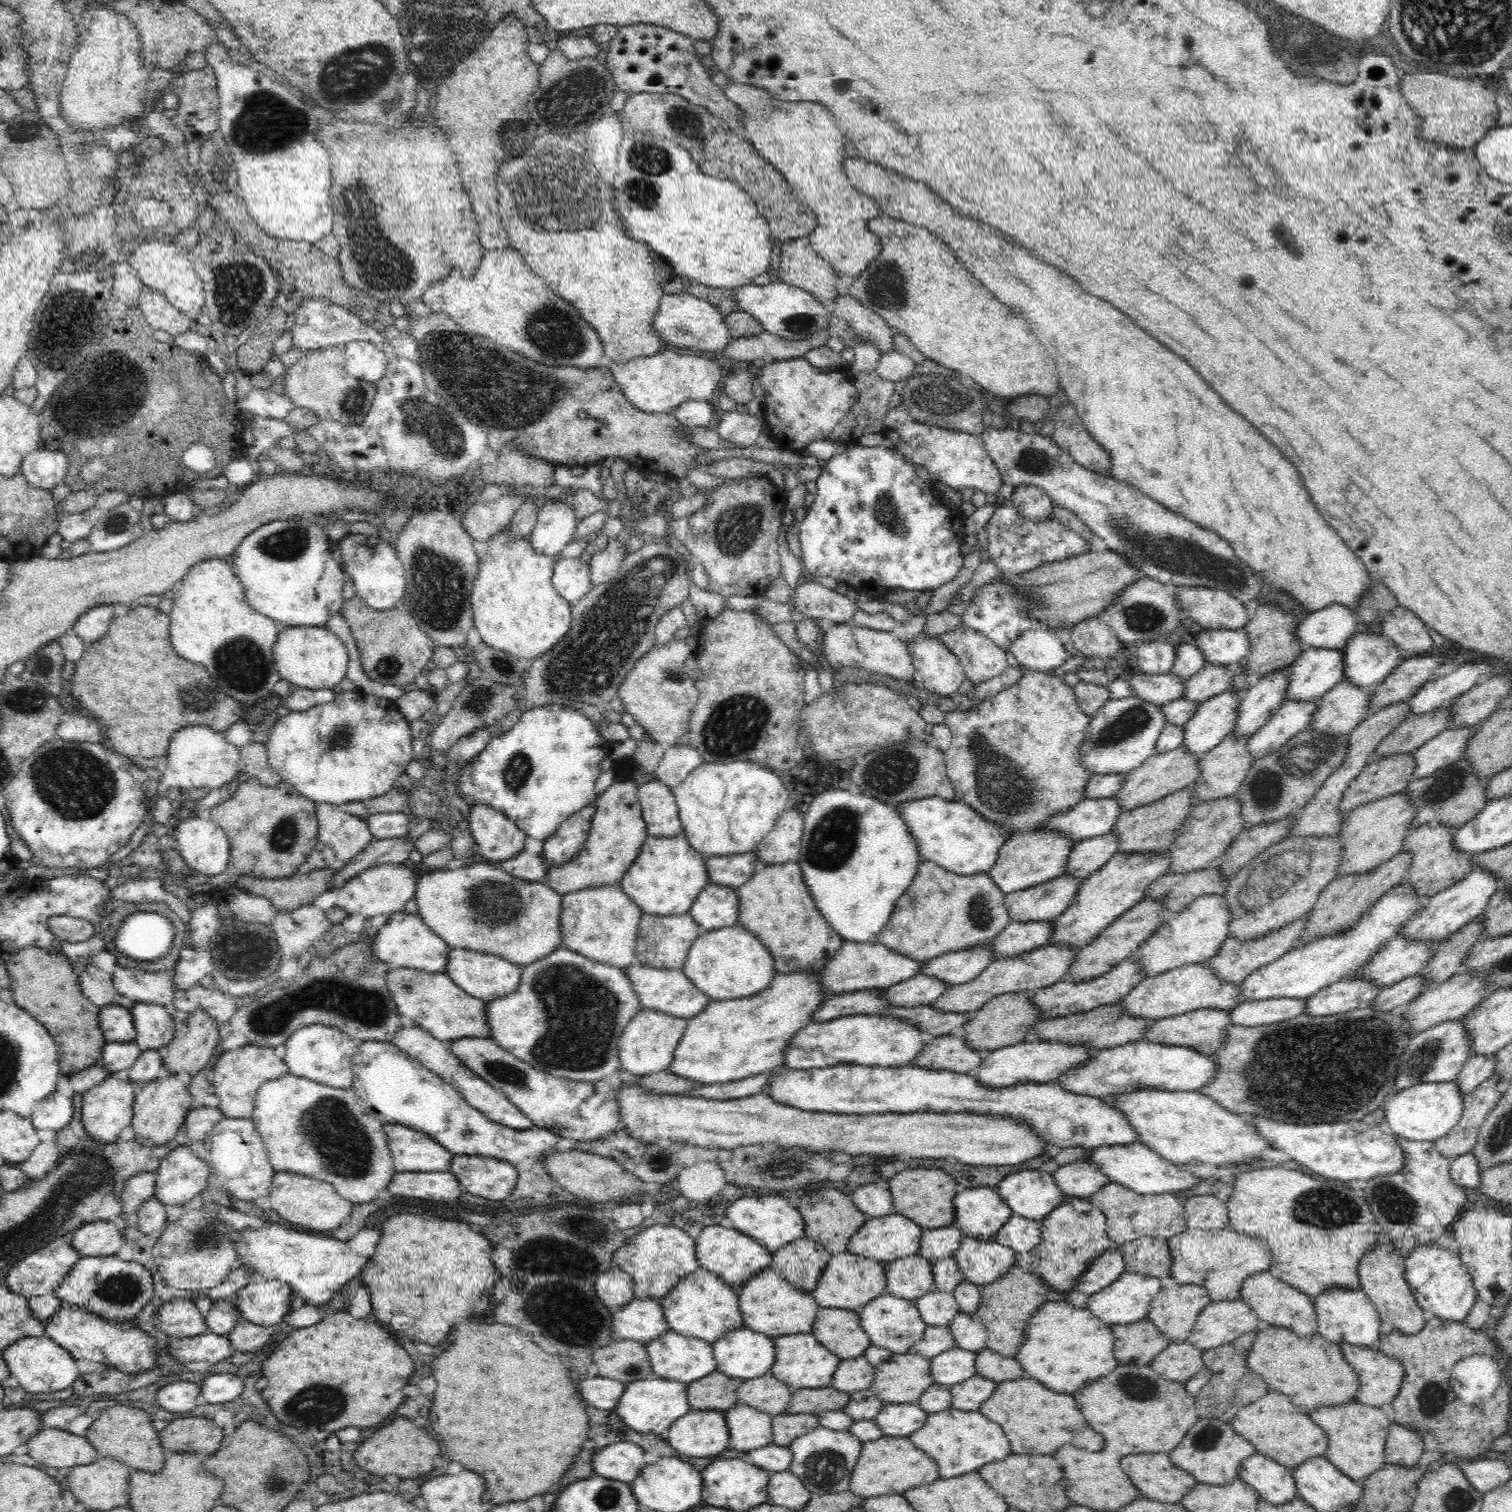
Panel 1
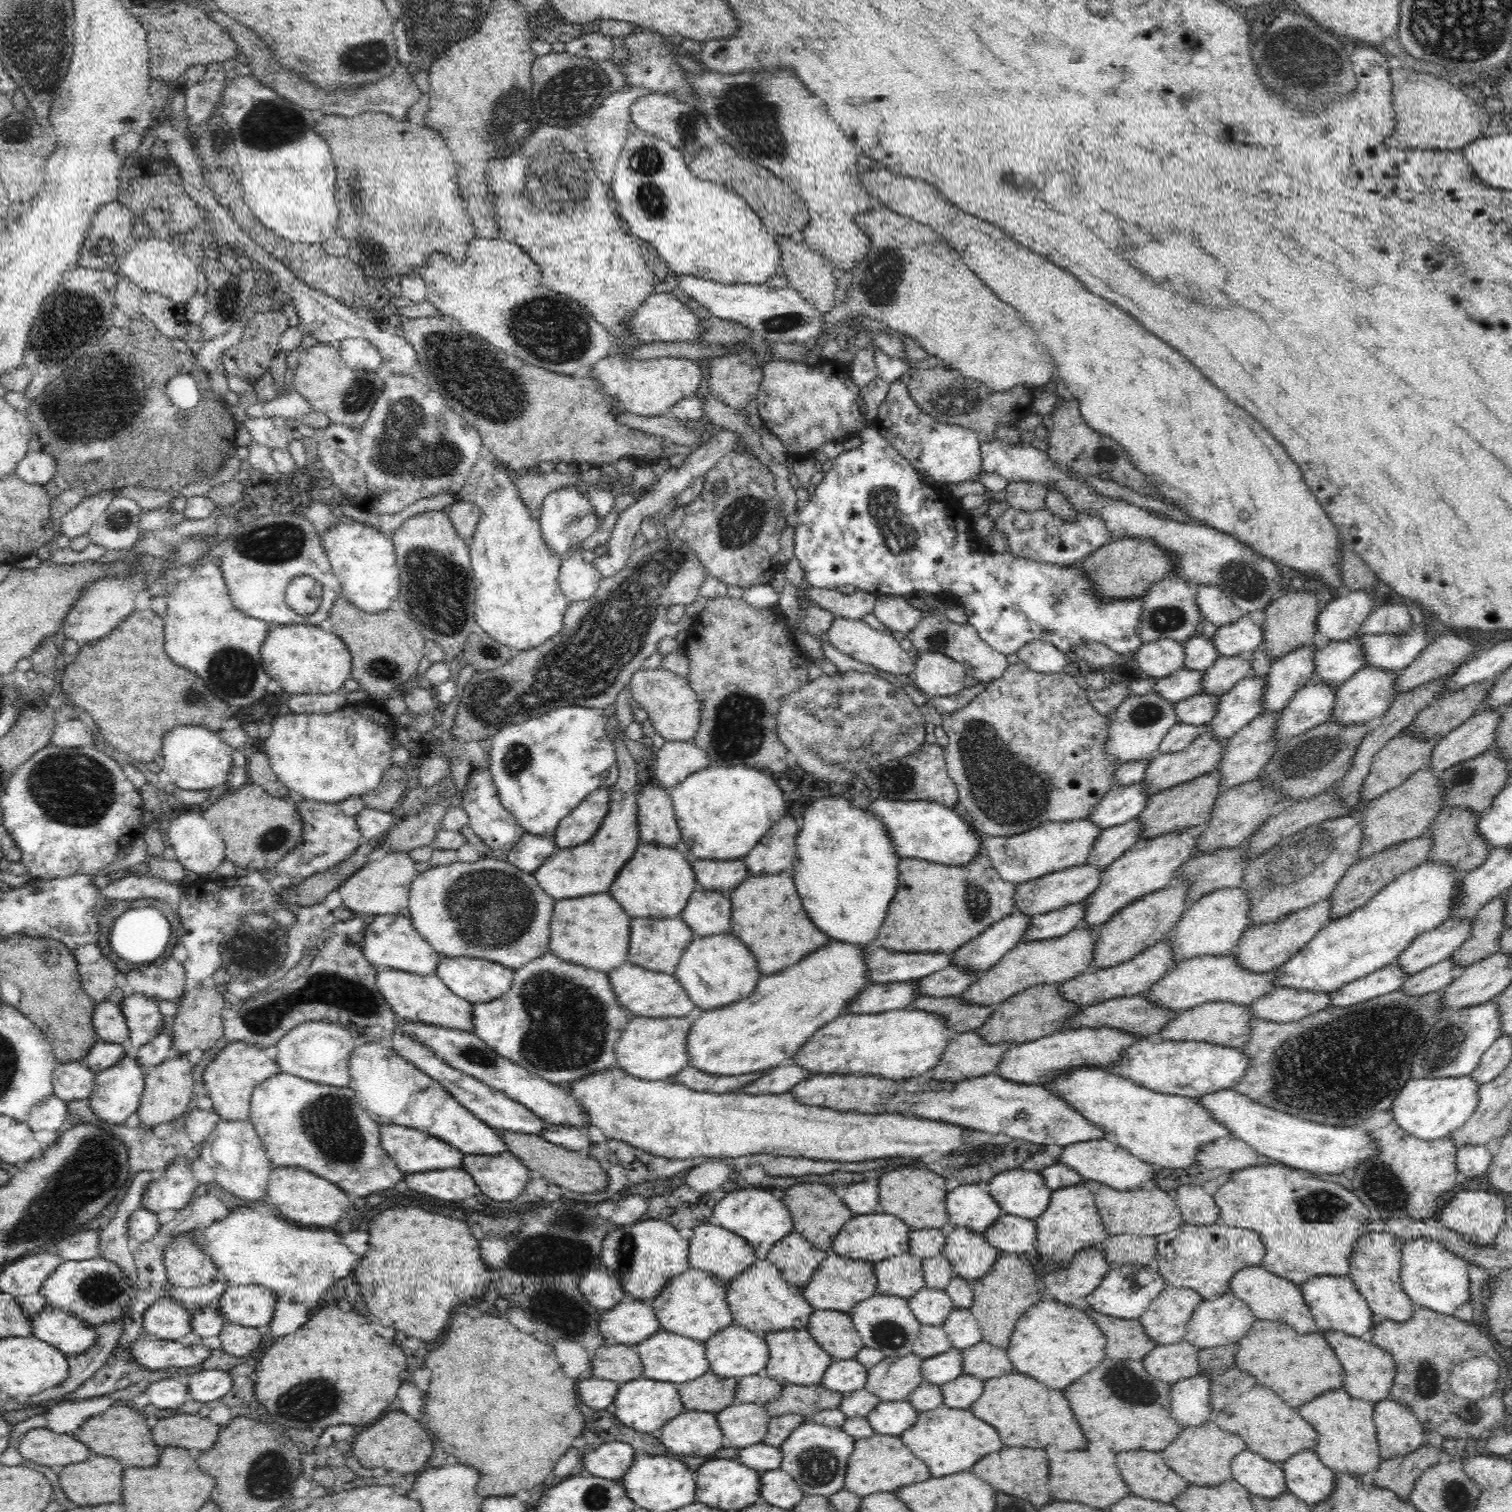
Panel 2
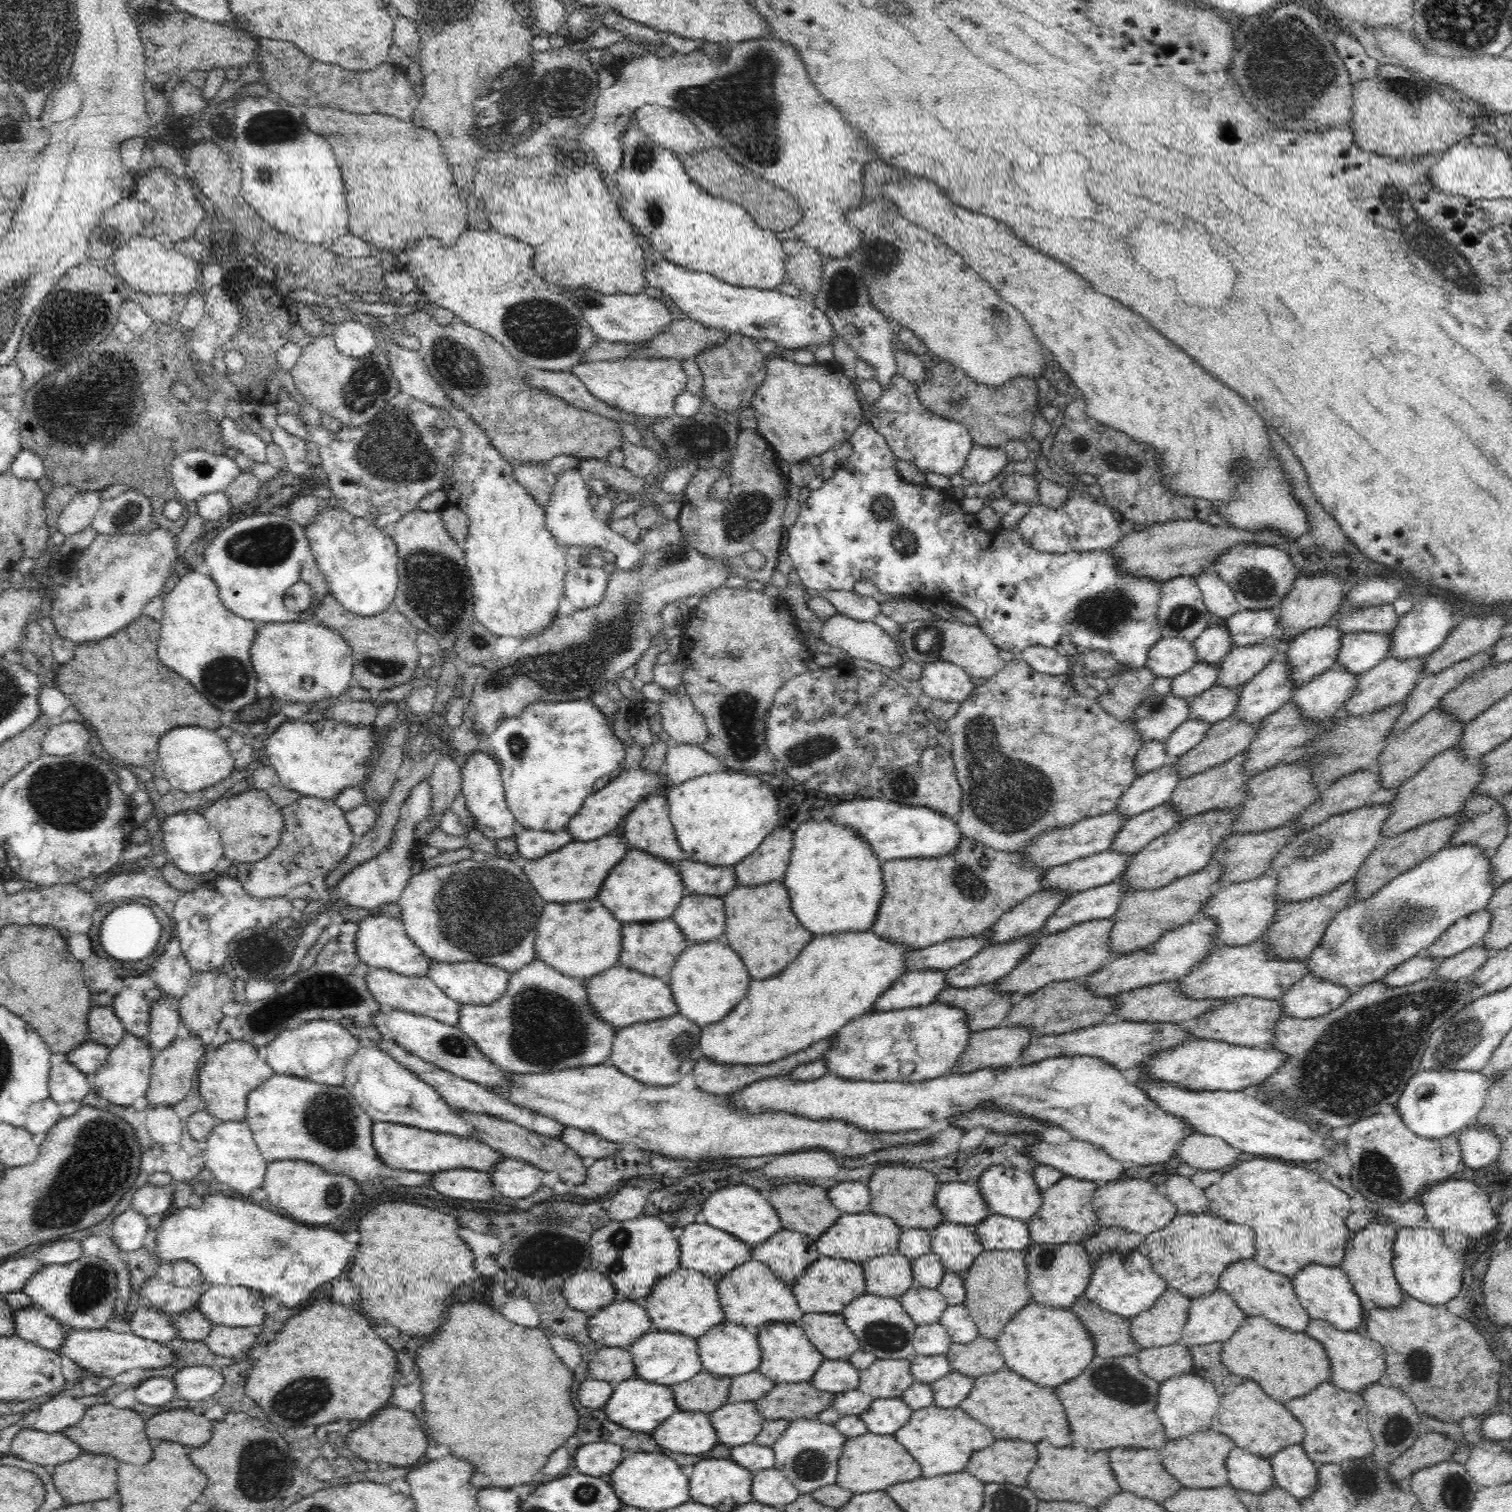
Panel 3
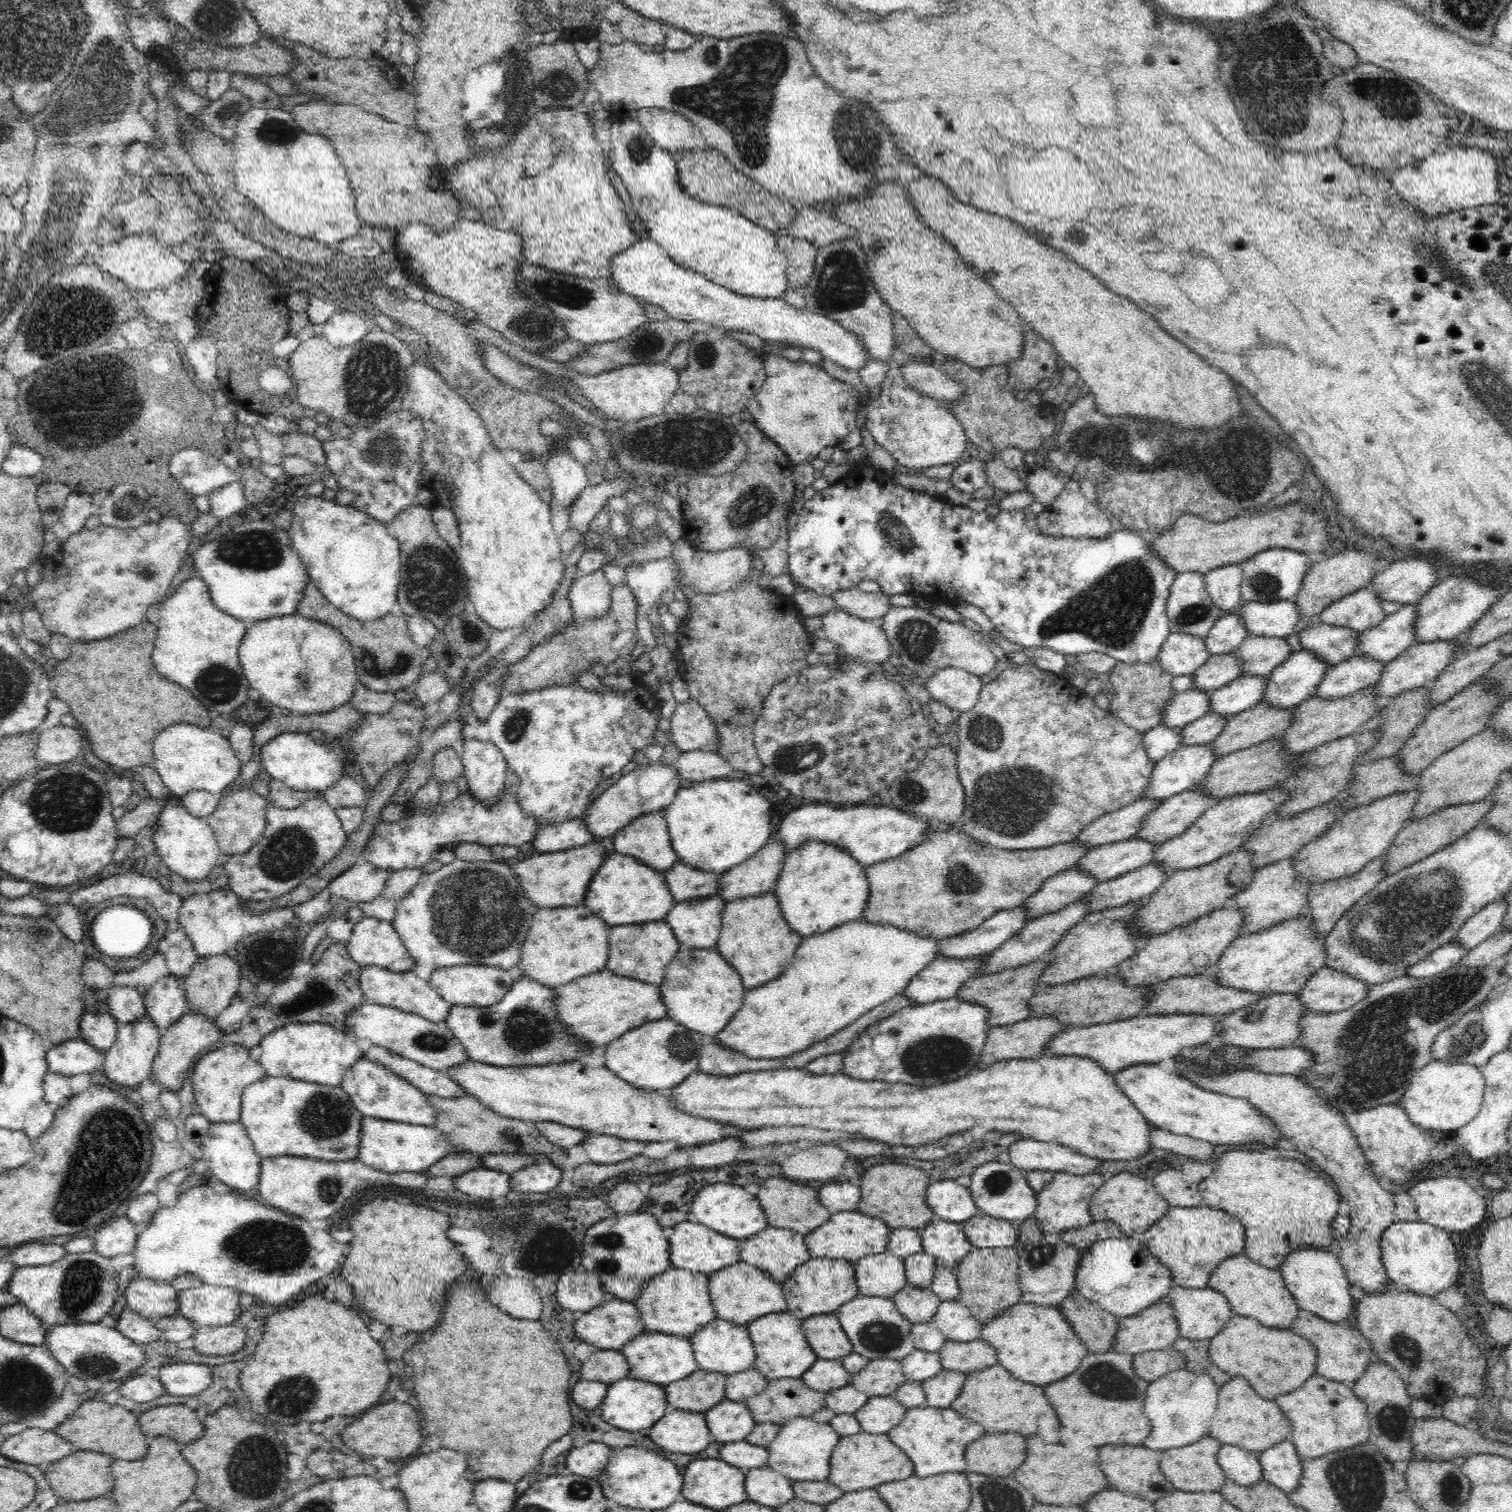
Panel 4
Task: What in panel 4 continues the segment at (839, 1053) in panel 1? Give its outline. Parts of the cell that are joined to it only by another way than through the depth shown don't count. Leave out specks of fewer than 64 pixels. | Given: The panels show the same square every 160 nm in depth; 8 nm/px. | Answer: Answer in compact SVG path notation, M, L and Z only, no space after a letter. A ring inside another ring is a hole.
M950 998L902 1008L866 1028L846 1048L845 1075L856 1080L874 1080L912 1086L936 1086L973 1072L988 1038L988 1008L964 999Z

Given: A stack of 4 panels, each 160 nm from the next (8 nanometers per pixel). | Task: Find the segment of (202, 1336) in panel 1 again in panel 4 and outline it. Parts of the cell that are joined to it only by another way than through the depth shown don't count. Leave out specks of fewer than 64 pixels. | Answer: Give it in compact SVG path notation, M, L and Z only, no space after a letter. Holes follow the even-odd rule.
M96 1323L53 1325L47 1328L45 1345L53 1352L58 1362L72 1377L82 1378L85 1381L94 1378L100 1382L118 1380L134 1375L134 1370L145 1363L144 1347L136 1344L115 1328L109 1328Z

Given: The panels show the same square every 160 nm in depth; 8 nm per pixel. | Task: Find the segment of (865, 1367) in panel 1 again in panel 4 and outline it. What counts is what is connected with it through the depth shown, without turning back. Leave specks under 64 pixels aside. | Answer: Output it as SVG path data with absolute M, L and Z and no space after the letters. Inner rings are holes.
M816 1359L801 1379L808 1388L824 1393L851 1384L852 1374L843 1367L842 1361Z

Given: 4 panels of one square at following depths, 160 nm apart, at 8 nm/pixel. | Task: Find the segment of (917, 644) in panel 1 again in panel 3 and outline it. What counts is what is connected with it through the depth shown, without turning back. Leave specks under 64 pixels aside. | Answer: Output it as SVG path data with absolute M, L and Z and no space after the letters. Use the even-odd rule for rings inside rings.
M933 661L923 666L916 690L931 699L964 703L975 689L964 669L947 661Z

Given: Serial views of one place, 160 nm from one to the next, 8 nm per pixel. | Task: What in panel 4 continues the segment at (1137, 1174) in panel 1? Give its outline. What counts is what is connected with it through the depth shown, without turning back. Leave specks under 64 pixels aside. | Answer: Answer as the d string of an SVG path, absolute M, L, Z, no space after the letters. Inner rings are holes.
M1023 1138L1009 1146L1009 1154L1010 1162L1025 1172L1044 1170L1053 1174L1066 1172L1075 1176L1088 1176L1097 1172L1096 1168L1102 1163L1100 1159L1074 1152L1060 1143Z

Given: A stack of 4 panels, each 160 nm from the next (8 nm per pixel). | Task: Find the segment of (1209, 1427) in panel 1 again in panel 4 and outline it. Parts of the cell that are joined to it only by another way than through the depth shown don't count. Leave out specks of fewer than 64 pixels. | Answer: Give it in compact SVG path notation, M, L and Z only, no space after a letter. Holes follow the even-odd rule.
M1206 1436L1194 1444L1180 1448L1168 1448L1160 1458L1160 1468L1164 1476L1174 1484L1176 1490L1184 1492L1216 1492L1221 1489L1227 1476L1218 1464L1217 1454L1222 1443L1211 1436Z

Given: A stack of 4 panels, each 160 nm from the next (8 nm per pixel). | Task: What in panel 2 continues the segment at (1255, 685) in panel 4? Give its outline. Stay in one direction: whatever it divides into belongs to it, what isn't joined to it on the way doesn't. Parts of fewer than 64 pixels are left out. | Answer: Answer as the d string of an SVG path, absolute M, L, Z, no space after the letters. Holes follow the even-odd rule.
M1206 692L1189 697L1187 700L1175 704L1176 720L1203 728L1216 716L1220 700L1221 696Z

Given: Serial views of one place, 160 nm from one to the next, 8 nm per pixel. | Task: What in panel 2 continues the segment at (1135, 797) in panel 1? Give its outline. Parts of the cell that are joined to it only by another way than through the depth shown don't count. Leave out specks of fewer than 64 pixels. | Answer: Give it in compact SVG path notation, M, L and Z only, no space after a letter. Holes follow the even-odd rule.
M1205 726L1201 728L1200 736L1195 738L1188 748L1170 754L1162 754L1158 752L1151 757L1151 764L1149 765L1145 778L1142 780L1146 793L1148 793L1148 796L1152 796L1161 790L1175 787L1183 782L1193 780L1194 778L1217 770L1217 765L1220 760L1222 760L1222 756L1224 756L1226 746L1228 746L1228 739L1220 739L1220 737L1216 737L1216 735L1212 733L1212 727Z

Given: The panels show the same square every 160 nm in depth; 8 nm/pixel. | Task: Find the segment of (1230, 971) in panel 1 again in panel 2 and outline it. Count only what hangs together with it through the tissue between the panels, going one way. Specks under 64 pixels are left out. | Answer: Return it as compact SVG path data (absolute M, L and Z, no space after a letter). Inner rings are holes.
M1330 898L1320 900L1308 908L1293 912L1277 921L1248 927L1240 936L1240 942L1235 947L1233 954L1236 954L1240 967L1244 967L1248 971L1257 973L1274 971L1282 966L1288 958L1304 948L1330 920Z

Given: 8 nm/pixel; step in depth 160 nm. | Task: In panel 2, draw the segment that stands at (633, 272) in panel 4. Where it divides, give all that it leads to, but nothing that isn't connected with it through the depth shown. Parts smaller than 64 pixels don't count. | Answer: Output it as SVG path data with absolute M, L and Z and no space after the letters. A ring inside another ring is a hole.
M679 275L676 277L677 287L694 299L698 304L711 312L712 317L723 318L740 322L746 328L765 337L766 341L783 343L806 343L812 338L822 339L822 318L823 314L812 304L808 303L794 288L775 288L765 284L722 284L705 278L698 278L692 275Z

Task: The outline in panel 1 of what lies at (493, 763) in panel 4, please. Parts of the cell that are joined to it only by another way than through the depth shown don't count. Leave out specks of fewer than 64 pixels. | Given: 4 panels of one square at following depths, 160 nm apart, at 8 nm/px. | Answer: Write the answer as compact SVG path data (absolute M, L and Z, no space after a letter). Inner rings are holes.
M472 805L469 810L469 829L480 854L487 860L511 859L524 849L527 834L504 813L488 805Z

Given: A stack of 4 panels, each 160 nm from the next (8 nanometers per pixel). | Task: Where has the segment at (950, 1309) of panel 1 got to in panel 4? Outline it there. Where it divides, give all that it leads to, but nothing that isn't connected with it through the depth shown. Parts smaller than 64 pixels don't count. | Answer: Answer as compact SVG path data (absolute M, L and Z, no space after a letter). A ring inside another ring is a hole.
M909 1283L891 1298L898 1312L911 1323L930 1320L938 1310L941 1298L931 1289L918 1288Z

